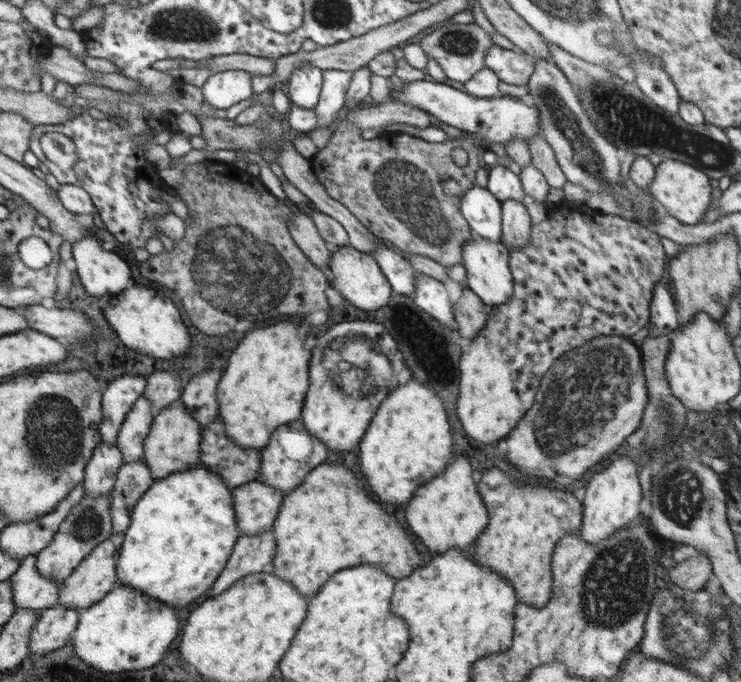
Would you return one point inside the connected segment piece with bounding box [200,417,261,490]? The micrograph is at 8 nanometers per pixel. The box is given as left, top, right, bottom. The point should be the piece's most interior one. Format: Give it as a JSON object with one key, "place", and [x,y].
{"place":[236,466]}

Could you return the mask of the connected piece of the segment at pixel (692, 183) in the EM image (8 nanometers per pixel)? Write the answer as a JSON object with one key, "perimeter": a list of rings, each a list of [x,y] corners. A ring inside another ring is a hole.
{"perimeter":[[[663,159],[656,167],[653,181],[647,186],[645,192],[652,195],[657,204],[674,218],[691,225],[701,222],[712,198],[710,178],[706,176],[705,171],[690,166],[690,163],[672,159]]]}

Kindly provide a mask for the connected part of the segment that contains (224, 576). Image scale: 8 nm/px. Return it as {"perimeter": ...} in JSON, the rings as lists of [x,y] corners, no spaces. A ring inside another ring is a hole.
{"perimeter":[[[271,530],[258,537],[240,536],[224,572],[218,576],[218,580],[205,596],[216,596],[246,575],[267,570],[274,560],[276,551],[277,542]]]}

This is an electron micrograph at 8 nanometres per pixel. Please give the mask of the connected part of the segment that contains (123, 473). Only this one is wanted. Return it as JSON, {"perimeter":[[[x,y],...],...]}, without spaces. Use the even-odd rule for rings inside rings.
{"perimeter":[[[144,460],[125,463],[120,469],[116,488],[112,492],[114,534],[126,533],[133,521],[140,497],[155,481]]]}

